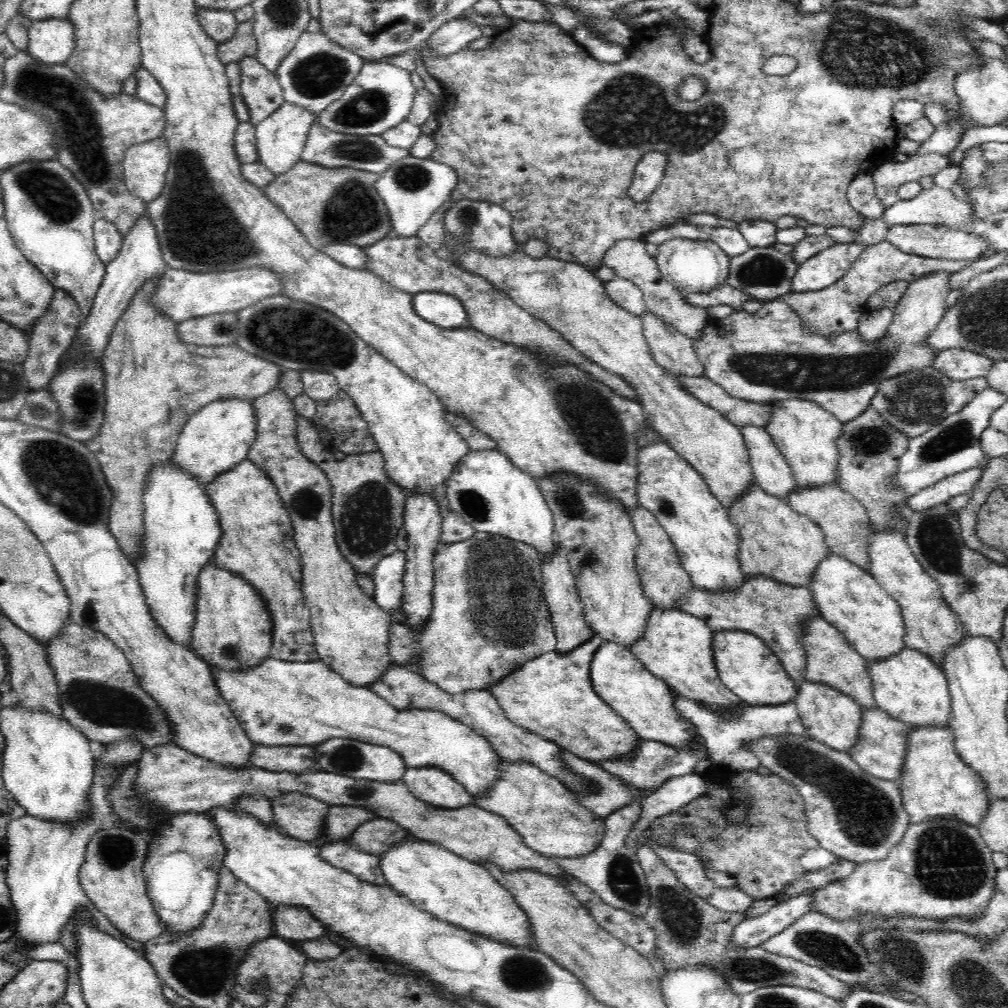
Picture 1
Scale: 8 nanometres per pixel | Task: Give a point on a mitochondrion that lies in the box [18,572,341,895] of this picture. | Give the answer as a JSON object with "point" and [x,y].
{"point":[95,702]}

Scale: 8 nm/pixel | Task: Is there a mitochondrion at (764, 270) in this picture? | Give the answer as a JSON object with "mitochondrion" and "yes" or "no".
{"mitochondrion":"yes"}

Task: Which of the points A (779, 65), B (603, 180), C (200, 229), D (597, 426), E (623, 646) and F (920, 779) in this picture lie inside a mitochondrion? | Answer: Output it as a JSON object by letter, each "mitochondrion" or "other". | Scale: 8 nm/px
{"A":"other","B":"other","C":"mitochondrion","D":"mitochondrion","E":"other","F":"other"}

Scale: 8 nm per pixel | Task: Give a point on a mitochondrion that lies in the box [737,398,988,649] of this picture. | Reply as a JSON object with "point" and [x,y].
{"point":[936,539]}

